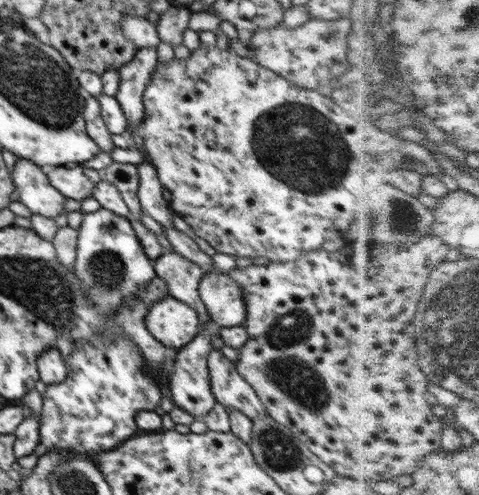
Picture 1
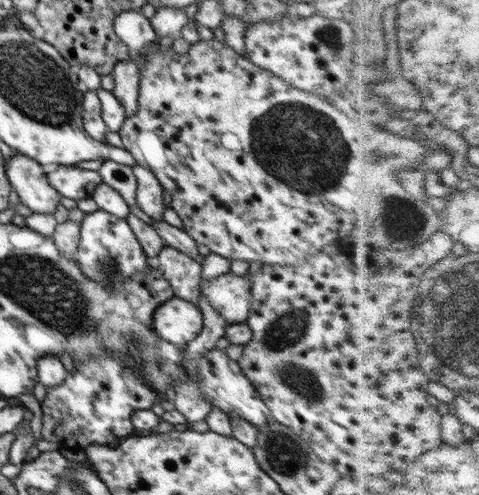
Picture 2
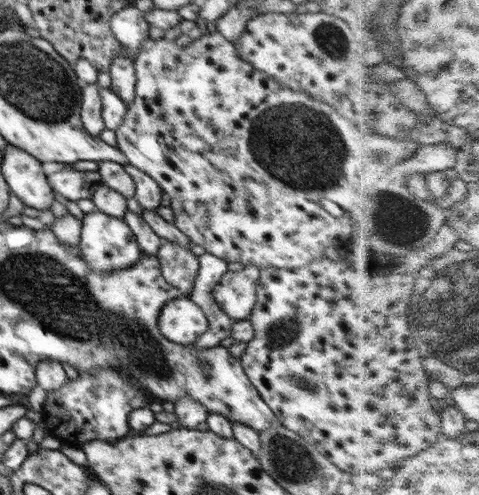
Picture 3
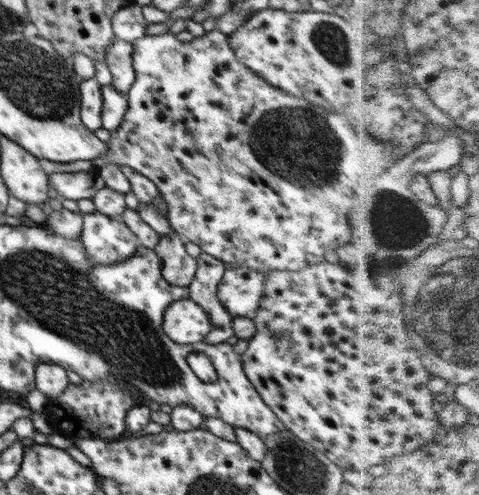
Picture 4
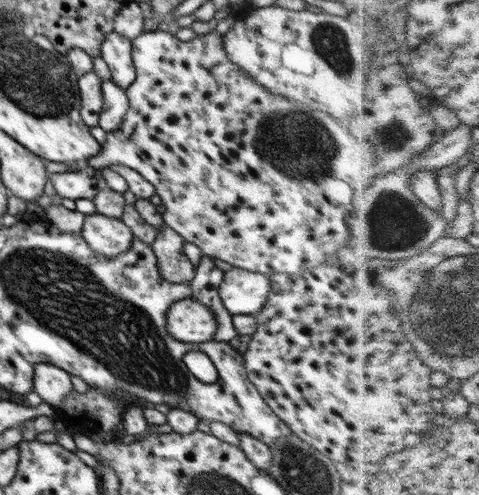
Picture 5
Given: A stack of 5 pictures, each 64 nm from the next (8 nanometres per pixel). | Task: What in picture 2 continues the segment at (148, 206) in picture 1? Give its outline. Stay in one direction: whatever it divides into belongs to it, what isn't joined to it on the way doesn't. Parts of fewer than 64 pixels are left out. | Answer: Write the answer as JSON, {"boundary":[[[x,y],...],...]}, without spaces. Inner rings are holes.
{"boundary":[[[133,166],[137,178],[136,202],[140,210],[154,221],[163,221],[164,210],[167,208],[162,200],[164,189],[154,173],[143,166]]]}

